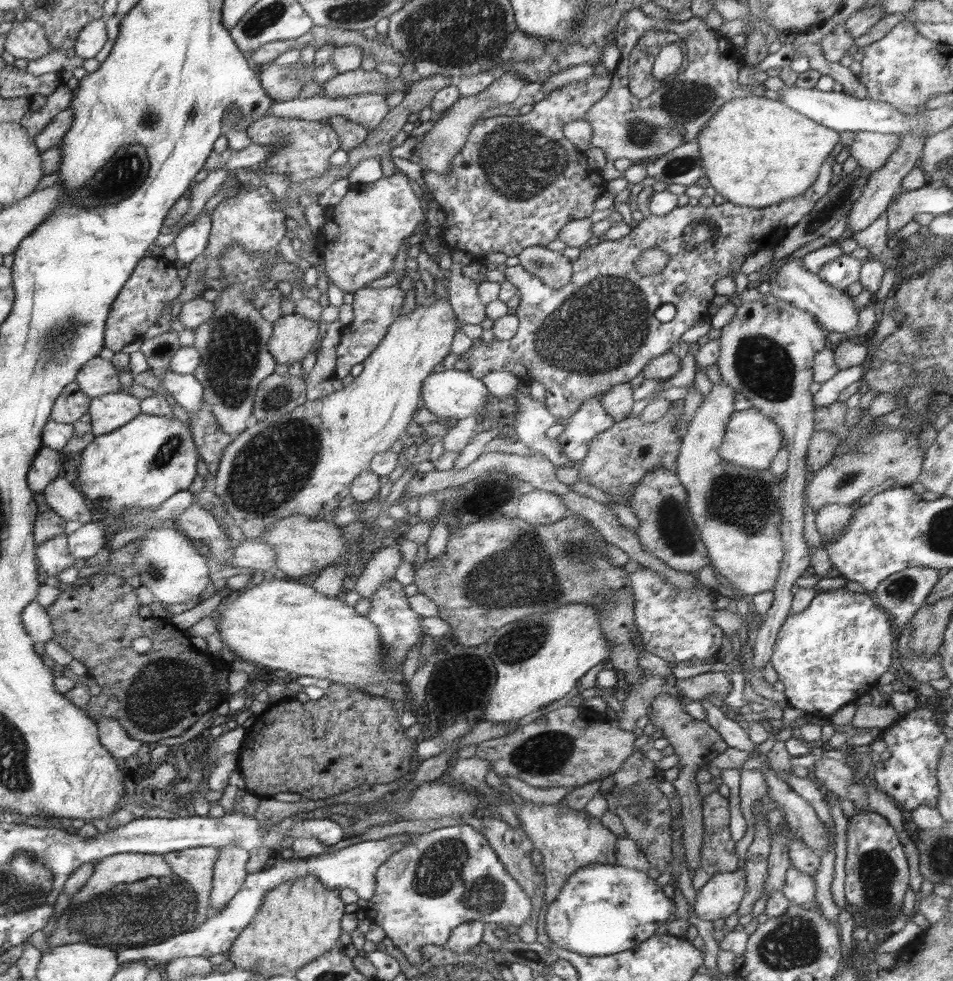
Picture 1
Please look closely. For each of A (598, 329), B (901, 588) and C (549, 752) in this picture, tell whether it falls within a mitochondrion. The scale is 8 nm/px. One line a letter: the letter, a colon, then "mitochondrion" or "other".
A: mitochondrion
B: mitochondrion
C: mitochondrion

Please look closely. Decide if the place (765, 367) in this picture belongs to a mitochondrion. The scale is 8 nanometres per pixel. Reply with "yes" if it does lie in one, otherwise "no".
yes

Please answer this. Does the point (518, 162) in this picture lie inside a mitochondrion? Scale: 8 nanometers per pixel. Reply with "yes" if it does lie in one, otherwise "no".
yes

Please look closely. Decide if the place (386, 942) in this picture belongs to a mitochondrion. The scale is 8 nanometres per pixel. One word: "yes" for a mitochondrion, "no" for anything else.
no

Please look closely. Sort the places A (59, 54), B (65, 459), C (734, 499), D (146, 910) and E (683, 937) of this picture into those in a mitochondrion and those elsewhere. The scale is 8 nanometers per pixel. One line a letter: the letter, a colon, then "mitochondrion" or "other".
A: other
B: other
C: mitochondrion
D: mitochondrion
E: other

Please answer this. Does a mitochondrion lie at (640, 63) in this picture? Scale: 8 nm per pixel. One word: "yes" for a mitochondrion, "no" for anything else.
no

